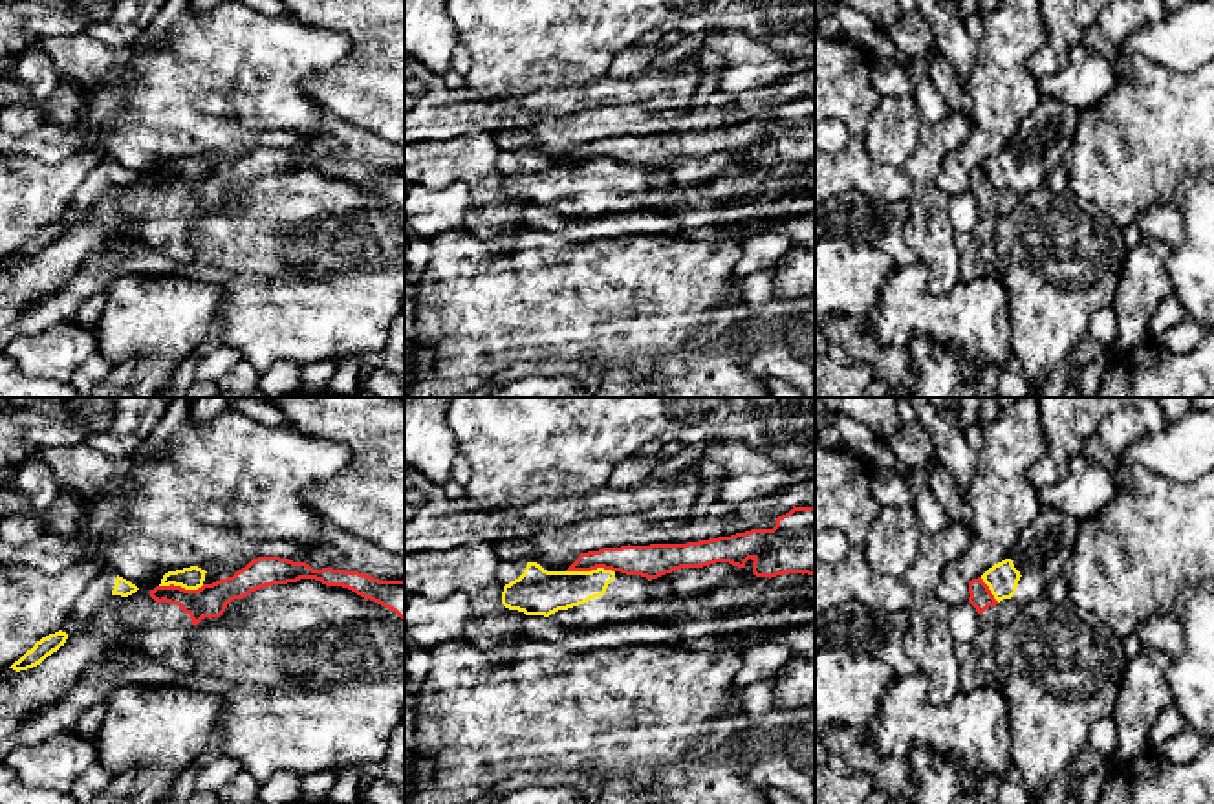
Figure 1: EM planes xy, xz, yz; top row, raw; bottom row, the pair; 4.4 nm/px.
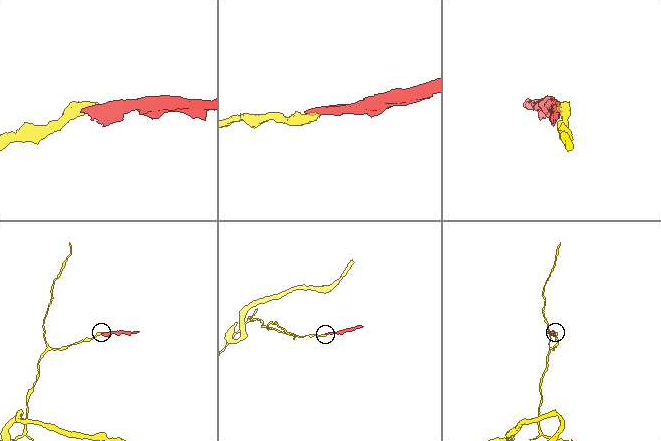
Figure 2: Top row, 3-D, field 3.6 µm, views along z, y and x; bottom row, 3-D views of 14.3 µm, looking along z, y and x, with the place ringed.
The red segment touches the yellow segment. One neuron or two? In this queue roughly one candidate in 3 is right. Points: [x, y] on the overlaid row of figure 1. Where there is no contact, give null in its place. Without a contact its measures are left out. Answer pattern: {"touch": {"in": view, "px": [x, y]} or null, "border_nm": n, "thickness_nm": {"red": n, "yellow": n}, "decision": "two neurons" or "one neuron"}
{"touch": {"in": "xz", "px": [590, 570]}, "border_nm": 220, "thickness_nm": {"red": 140, "yellow": 200}, "decision": "two neurons"}

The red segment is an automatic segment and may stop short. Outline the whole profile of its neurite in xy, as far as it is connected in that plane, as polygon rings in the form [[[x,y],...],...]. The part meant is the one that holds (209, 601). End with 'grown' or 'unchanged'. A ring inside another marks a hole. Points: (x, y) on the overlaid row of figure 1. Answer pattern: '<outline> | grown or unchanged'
[[[280,557],[253,559],[233,577],[198,590],[174,584],[137,590],[125,603],[121,619],[128,630],[117,645],[97,636],[79,636],[33,668],[0,672],[0,742],[15,736],[33,714],[57,703],[86,667],[112,646],[141,648],[165,667],[192,674],[194,659],[187,650],[190,634],[201,619],[223,615],[231,601],[244,599],[255,590],[300,579],[348,588],[405,619],[405,581],[379,581],[333,568],[313,570],[306,562]]] | grown

